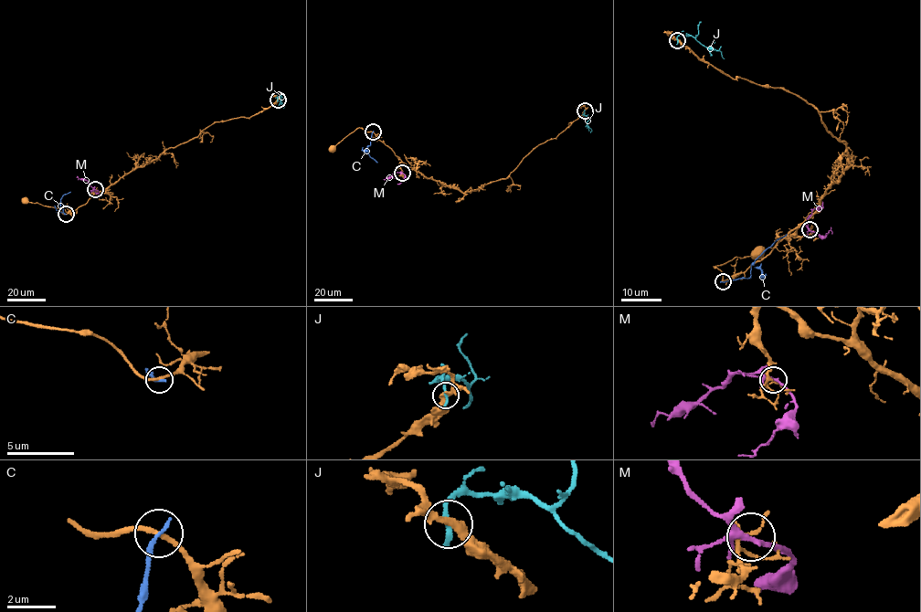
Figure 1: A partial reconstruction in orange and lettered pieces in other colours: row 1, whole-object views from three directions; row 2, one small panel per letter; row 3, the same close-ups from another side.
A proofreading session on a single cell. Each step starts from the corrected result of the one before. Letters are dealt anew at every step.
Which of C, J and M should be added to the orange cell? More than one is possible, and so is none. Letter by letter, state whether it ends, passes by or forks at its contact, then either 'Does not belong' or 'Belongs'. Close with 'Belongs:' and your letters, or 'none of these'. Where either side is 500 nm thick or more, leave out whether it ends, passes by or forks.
C: It ends there. Does not belong
J: It ends there. Does not belong
M: It forks there. Does not belong
Belongs: none of these

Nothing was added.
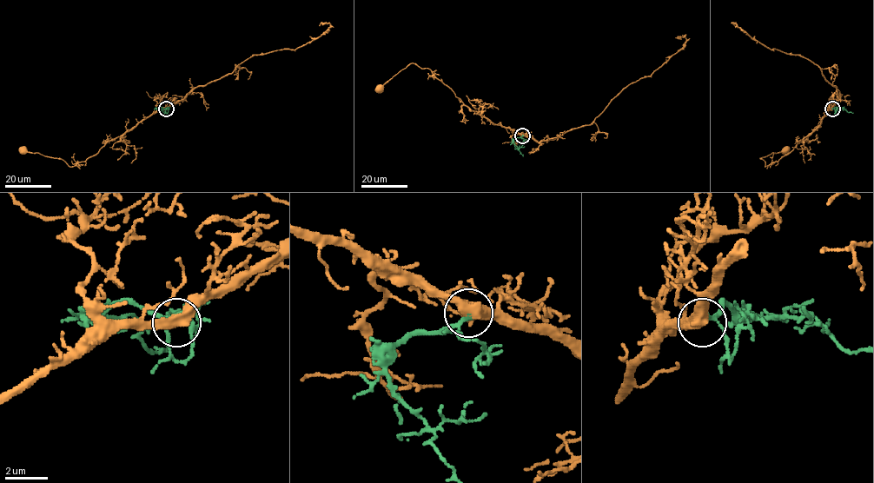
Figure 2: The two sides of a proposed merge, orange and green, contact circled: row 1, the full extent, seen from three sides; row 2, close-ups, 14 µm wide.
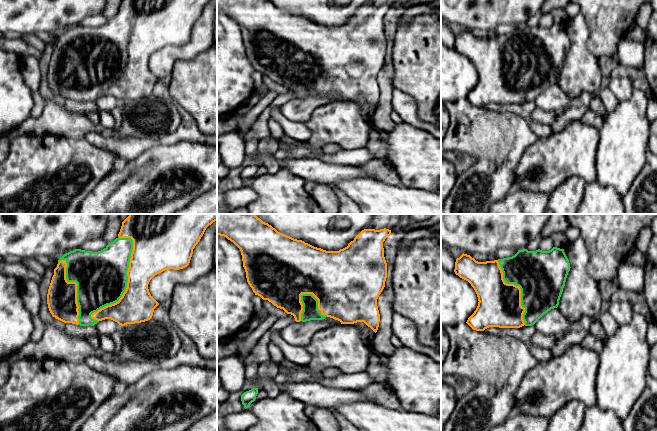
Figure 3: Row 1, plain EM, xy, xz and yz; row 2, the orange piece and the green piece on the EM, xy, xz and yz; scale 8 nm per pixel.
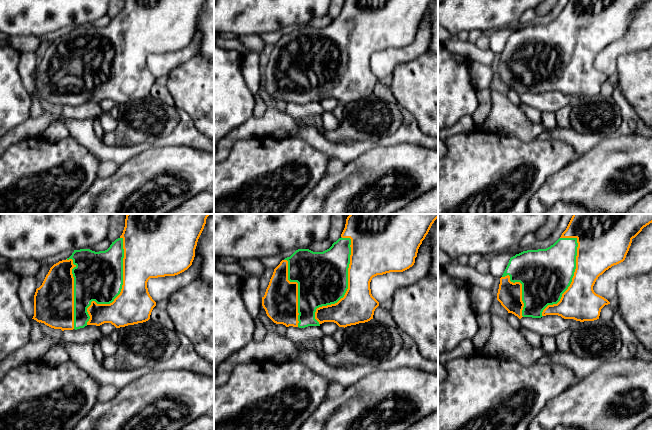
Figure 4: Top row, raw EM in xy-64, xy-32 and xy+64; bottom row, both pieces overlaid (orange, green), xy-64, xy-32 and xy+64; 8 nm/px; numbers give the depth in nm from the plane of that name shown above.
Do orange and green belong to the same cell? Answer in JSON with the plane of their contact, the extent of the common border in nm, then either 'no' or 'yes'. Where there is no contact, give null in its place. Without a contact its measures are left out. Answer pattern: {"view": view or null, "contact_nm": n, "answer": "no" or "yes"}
{"view": "xy", "contact_nm": 750, "answer": "yes"}

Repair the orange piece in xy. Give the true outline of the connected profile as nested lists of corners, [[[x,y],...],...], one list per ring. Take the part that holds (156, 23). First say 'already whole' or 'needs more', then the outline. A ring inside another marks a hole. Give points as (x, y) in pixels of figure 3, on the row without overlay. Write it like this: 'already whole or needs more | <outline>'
needs more | [[[122,0],[118,13],[101,27],[92,28],[85,27],[81,25],[75,25],[64,30],[59,34],[57,43],[54,45],[54,51],[52,53],[48,70],[47,70],[47,80],[50,89],[56,95],[64,99],[72,99],[80,102],[94,102],[99,97],[105,95],[111,95],[117,98],[121,102],[127,100],[135,100],[148,97],[152,94],[154,85],[159,81],[159,79],[151,72],[148,60],[150,56],[157,50],[168,46],[174,45],[179,46],[187,43],[190,39],[193,25],[200,17],[206,4],[211,0]]]

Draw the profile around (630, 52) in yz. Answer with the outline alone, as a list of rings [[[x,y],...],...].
[[[623,37],[618,44],[619,64],[631,68],[634,73],[643,72],[644,46],[642,43]]]

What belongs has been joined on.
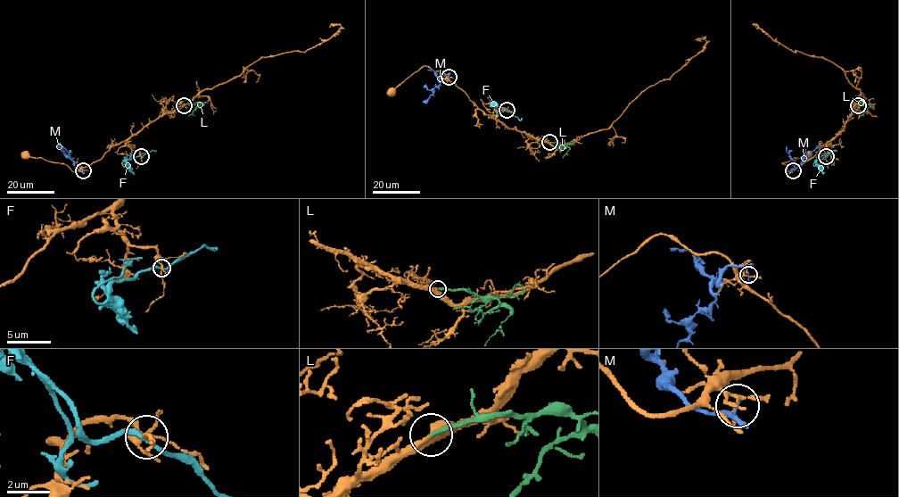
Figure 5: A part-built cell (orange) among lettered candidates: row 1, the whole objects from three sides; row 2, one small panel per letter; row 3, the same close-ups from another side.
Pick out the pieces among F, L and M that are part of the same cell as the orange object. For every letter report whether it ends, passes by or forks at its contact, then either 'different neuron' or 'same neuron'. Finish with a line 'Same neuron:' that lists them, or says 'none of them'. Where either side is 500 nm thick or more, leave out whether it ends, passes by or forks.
F: it passes by; different neuron
L: it ends there; same neuron
M: it passes by; different neuron
Same neuron: L

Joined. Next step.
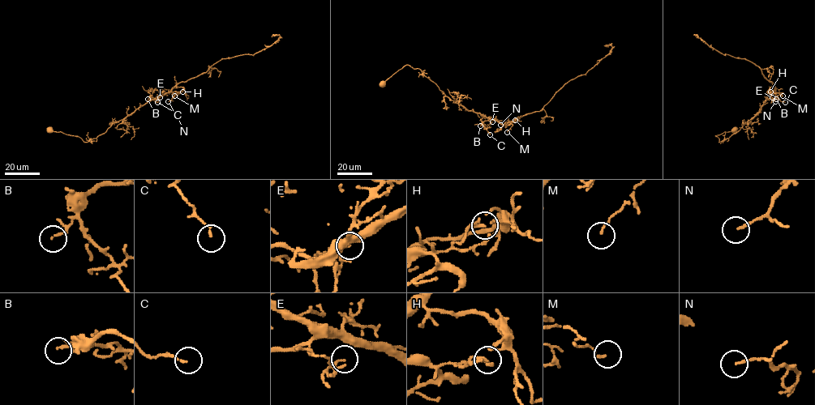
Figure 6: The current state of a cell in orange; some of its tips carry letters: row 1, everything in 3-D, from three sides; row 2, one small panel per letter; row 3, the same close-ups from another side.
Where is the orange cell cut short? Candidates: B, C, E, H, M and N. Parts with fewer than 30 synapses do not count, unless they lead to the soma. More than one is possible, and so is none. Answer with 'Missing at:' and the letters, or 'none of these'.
Missing at: none of these

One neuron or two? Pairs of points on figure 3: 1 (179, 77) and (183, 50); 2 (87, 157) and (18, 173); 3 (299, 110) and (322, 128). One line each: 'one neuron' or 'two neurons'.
1: two neurons
2: one neuron
3: two neurons

